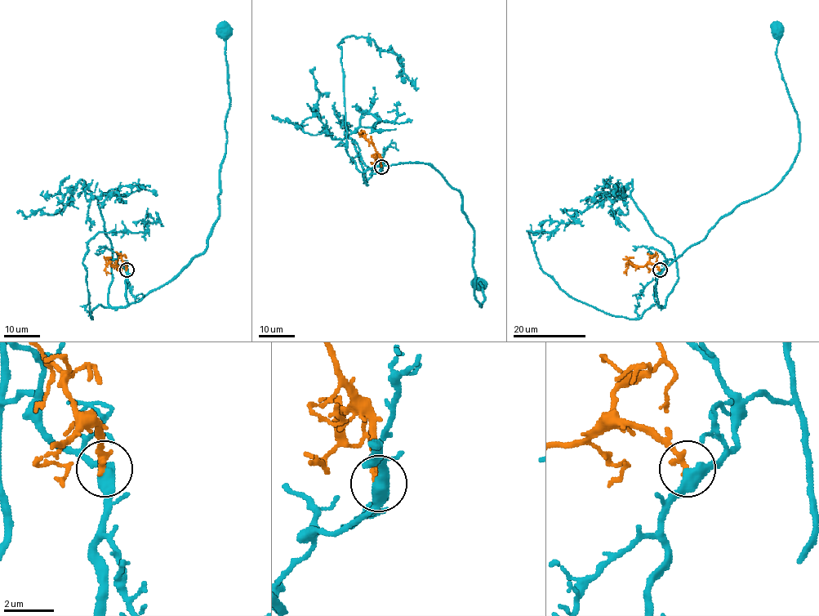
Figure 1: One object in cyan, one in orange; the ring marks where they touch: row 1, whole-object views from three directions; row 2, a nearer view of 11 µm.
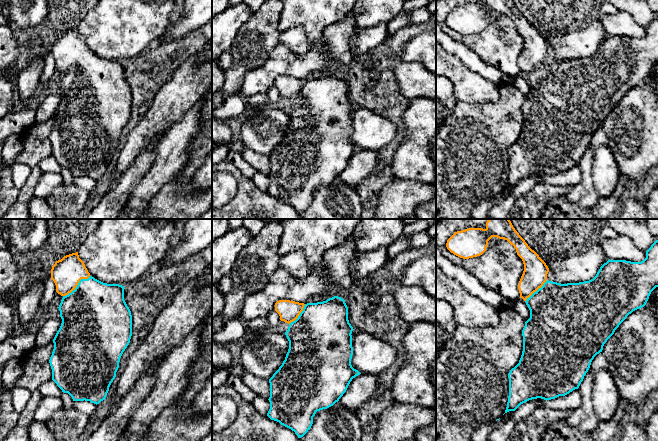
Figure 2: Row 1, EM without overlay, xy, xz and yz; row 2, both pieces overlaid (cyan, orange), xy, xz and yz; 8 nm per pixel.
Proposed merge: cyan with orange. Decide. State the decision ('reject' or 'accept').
accept

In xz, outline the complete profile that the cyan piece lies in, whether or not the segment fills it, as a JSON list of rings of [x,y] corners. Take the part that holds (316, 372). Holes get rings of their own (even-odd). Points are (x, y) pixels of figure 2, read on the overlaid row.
[[[334,296],[323,302],[299,303],[290,300],[279,300],[275,303],[275,311],[280,320],[289,324],[285,335],[289,341],[289,349],[279,369],[269,379],[270,409],[267,416],[295,432],[298,438],[303,437],[313,424],[317,411],[333,406],[346,392],[353,378],[361,373],[351,365],[353,355],[352,331],[348,320],[348,307],[345,300]]]

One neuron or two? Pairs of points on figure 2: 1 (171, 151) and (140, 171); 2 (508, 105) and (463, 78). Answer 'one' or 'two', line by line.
1: two
2: two

